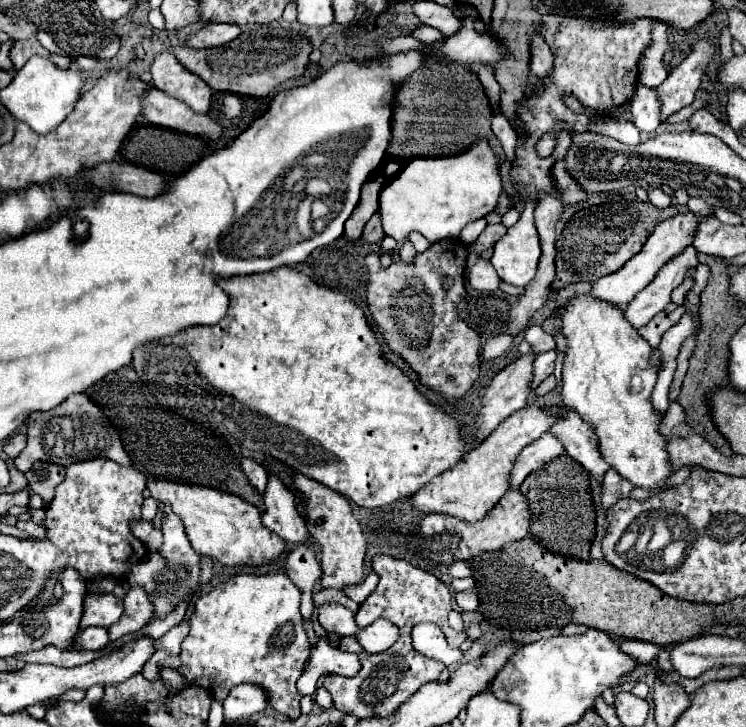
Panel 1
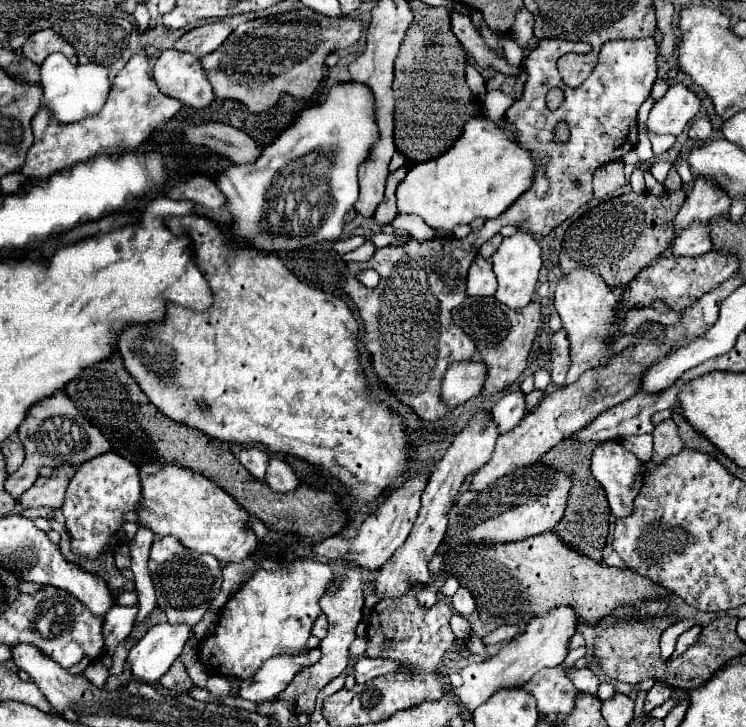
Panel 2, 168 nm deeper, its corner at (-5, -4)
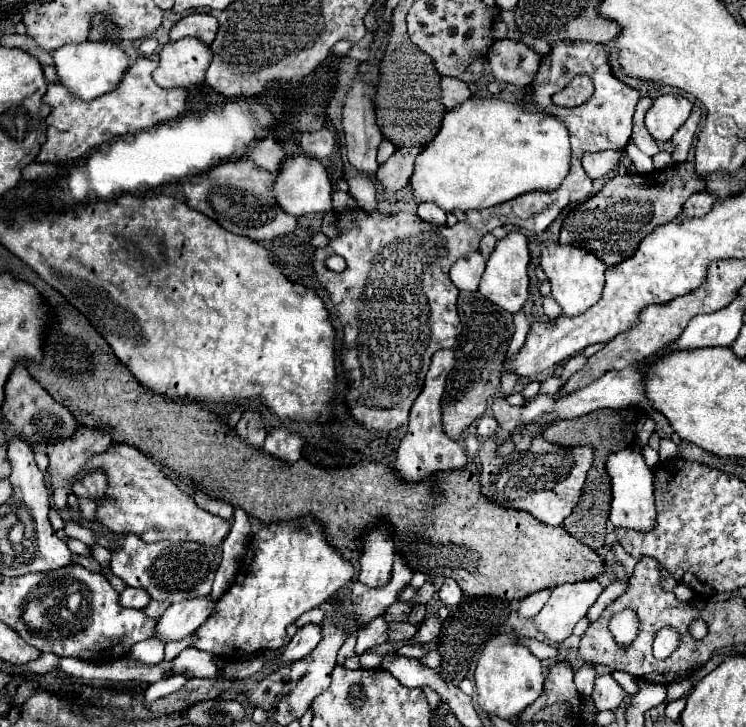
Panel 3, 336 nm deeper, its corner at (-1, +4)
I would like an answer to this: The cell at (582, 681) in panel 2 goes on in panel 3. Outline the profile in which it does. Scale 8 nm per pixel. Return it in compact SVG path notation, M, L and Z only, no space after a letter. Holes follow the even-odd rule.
M595 578L557 586L547 604L535 616L537 628L551 640L565 640L601 592L603 586Z

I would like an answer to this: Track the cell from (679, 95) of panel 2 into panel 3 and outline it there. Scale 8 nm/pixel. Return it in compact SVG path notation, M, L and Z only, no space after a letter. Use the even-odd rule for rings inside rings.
M679 94L659 96L645 116L645 128L657 142L667 142L685 124L693 104Z

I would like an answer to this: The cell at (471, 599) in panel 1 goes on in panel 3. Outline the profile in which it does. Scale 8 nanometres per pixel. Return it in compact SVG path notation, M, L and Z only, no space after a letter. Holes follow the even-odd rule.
M445 580L437 594L439 594L439 598L441 598L441 602L445 606L457 606L459 600L461 600L461 596L463 596L461 590L457 588L457 584L453 584L453 580Z

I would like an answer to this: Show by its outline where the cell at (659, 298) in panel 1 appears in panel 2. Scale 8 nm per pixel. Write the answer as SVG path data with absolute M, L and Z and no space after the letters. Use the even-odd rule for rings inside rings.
M689 228L689 232L681 232L677 240L671 246L673 256L687 256L697 258L711 250L711 238L709 228Z

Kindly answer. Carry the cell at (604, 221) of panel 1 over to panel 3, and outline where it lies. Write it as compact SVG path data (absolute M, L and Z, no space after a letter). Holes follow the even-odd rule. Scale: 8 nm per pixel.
M689 160L665 170L653 170L645 176L615 176L593 198L575 206L565 216L559 242L581 246L603 260L605 266L619 264L637 250L639 242L653 232L655 226L675 220L683 212L685 200L701 190L705 190L705 180L697 174L695 164Z

